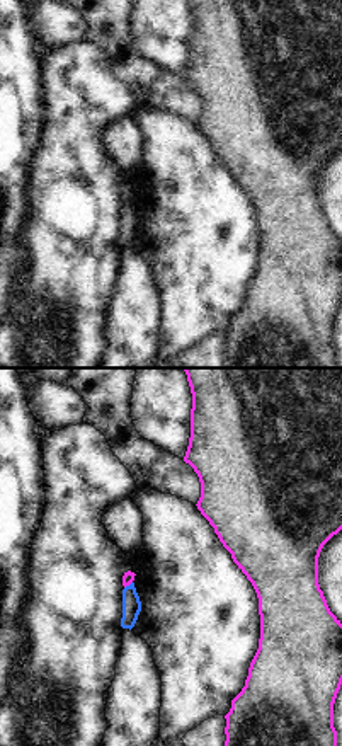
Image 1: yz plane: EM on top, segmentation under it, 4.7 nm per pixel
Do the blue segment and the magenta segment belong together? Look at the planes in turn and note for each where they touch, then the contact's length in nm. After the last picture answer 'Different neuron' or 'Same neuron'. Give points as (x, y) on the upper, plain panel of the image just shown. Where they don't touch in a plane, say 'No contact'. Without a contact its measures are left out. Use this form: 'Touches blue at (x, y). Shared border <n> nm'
Touches blue at (130, 203). Shared border 50 nm

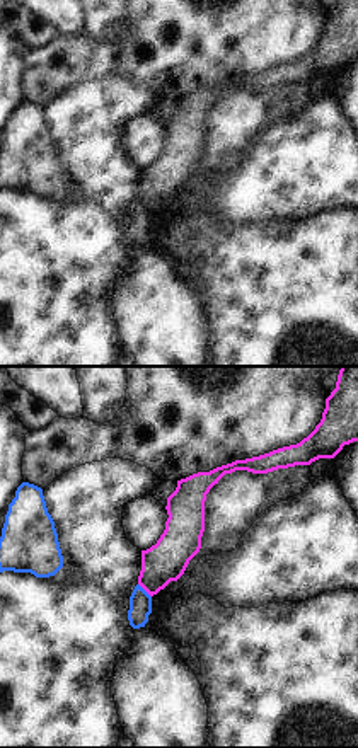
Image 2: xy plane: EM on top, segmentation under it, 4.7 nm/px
Touches blue at (144, 208). Shared border 90 nm

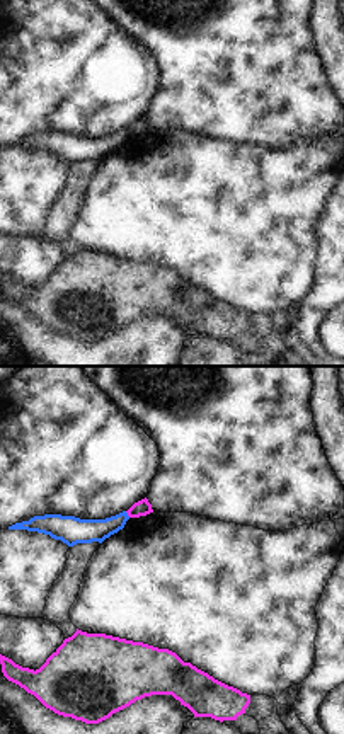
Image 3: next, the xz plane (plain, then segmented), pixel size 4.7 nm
Touches blue at (126, 133). Shared border 40 nm

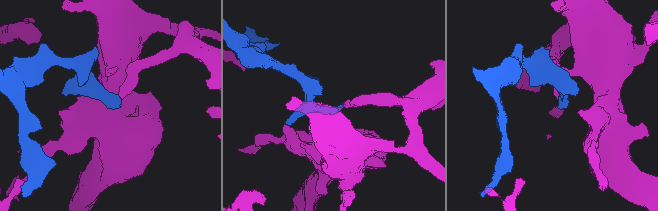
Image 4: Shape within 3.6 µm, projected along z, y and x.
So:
Different neuron

